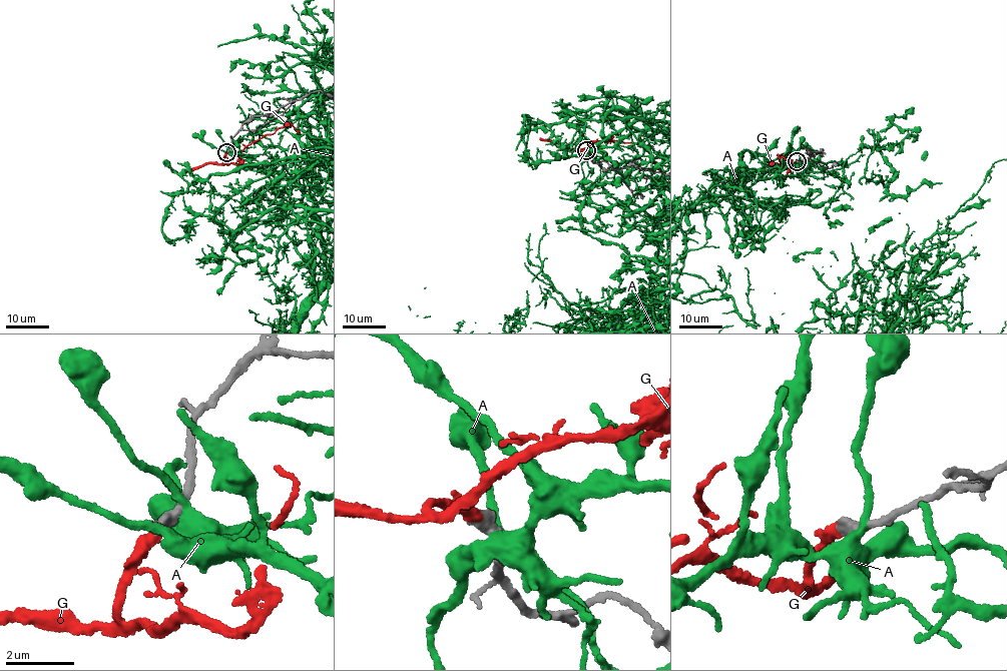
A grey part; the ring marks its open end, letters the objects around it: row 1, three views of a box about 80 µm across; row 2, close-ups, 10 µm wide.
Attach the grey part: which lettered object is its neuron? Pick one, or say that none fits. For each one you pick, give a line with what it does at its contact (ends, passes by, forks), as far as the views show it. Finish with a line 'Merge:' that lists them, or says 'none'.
G: it ends
Merge: G

